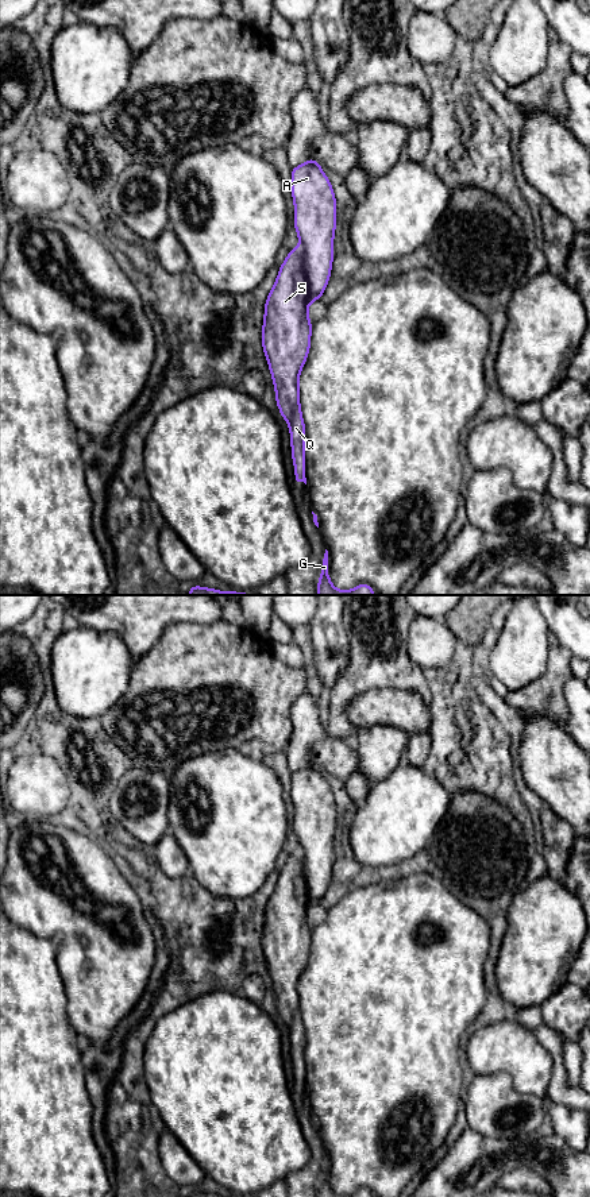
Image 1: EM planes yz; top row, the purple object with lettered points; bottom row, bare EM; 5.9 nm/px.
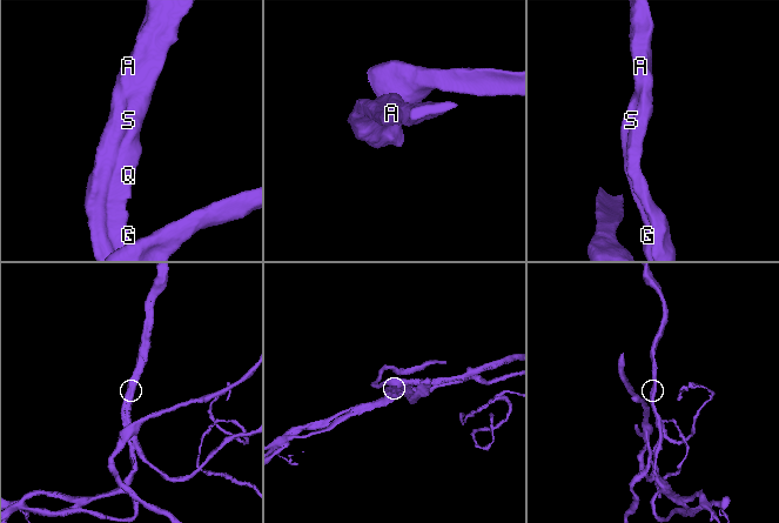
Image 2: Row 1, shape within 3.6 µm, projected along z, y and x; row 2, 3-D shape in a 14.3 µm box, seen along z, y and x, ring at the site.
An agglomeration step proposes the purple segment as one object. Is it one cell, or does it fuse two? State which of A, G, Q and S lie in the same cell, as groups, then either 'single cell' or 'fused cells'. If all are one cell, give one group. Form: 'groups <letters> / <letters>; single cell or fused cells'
groups A G Q S; single cell

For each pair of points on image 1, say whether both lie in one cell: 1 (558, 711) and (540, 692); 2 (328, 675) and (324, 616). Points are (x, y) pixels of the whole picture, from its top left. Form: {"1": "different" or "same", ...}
{"1": "same", "2": "same"}

